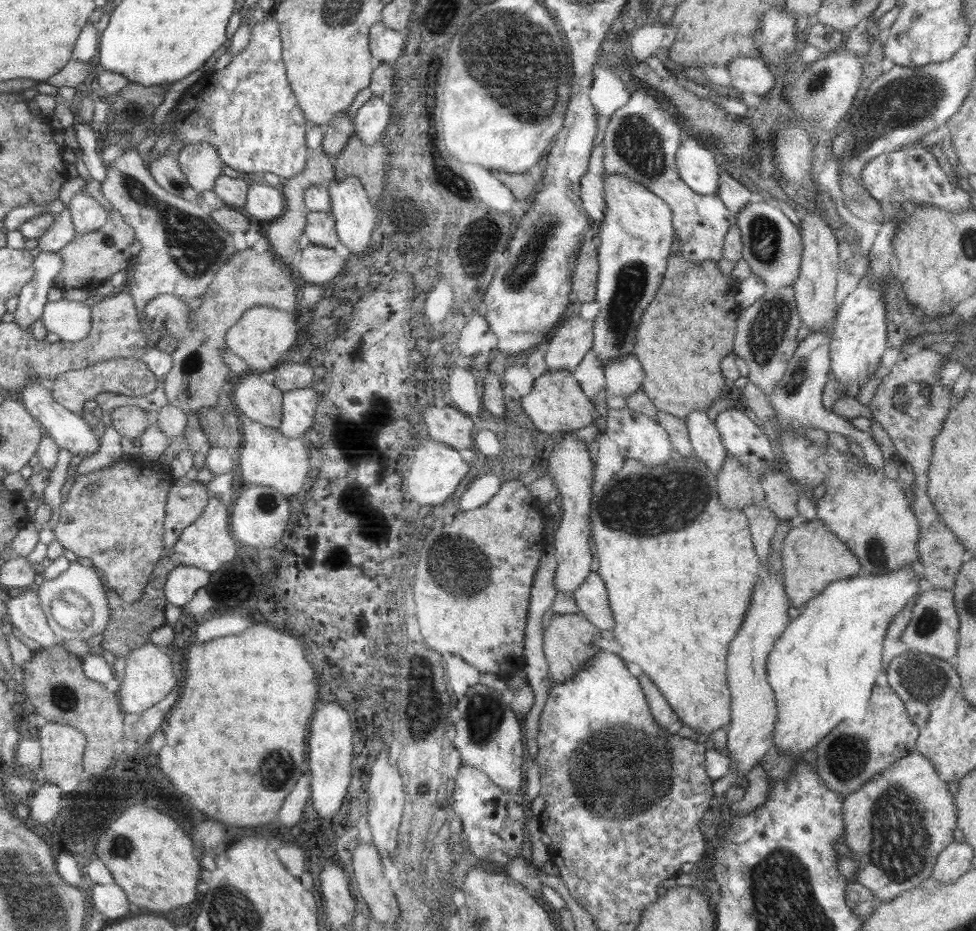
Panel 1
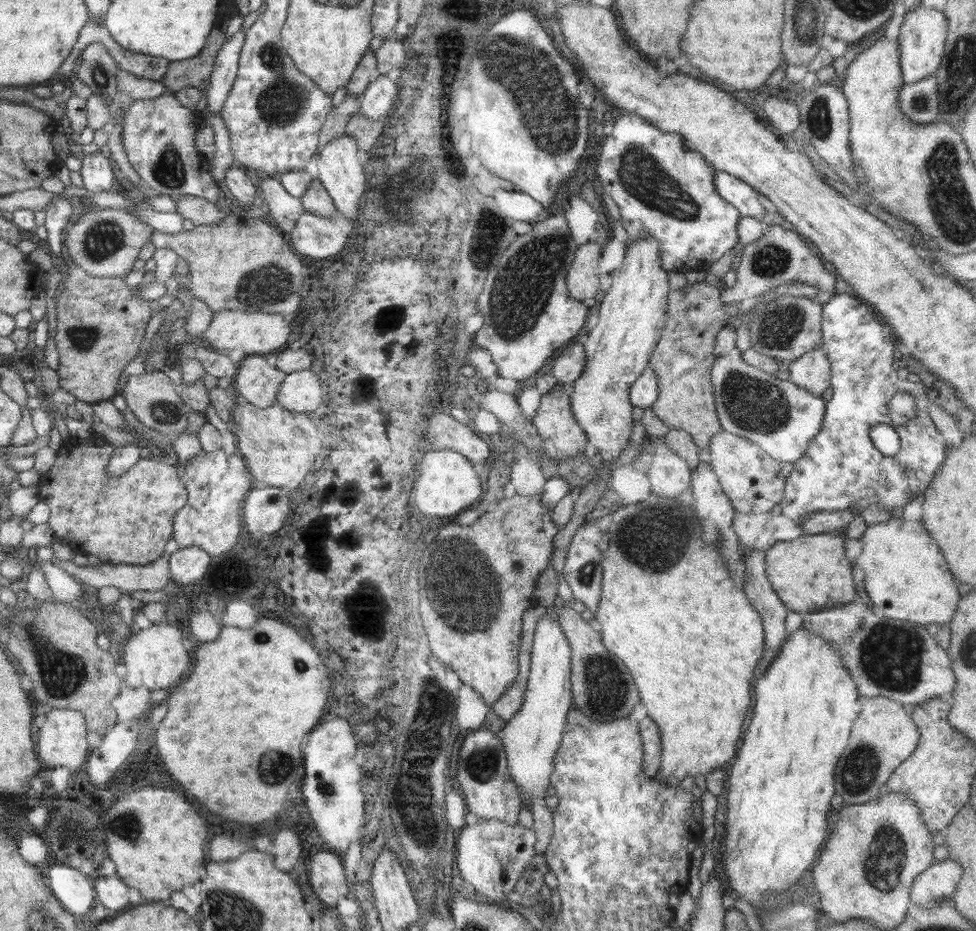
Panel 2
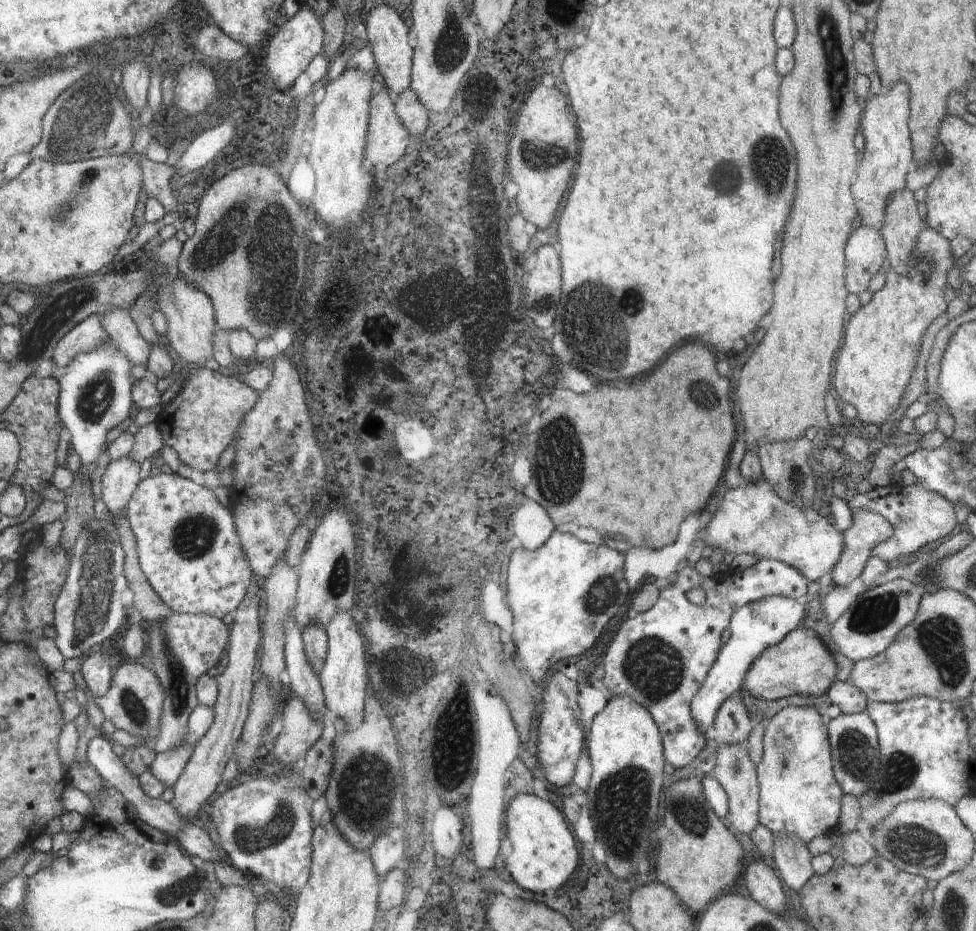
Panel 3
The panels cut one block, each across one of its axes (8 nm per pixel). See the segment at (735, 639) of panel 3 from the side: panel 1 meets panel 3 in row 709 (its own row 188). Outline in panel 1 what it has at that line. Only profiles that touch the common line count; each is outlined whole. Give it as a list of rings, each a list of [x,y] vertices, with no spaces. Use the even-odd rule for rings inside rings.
[[[684,134],[676,150],[676,170],[680,178],[698,194],[717,194],[721,168],[714,154],[696,137]]]

